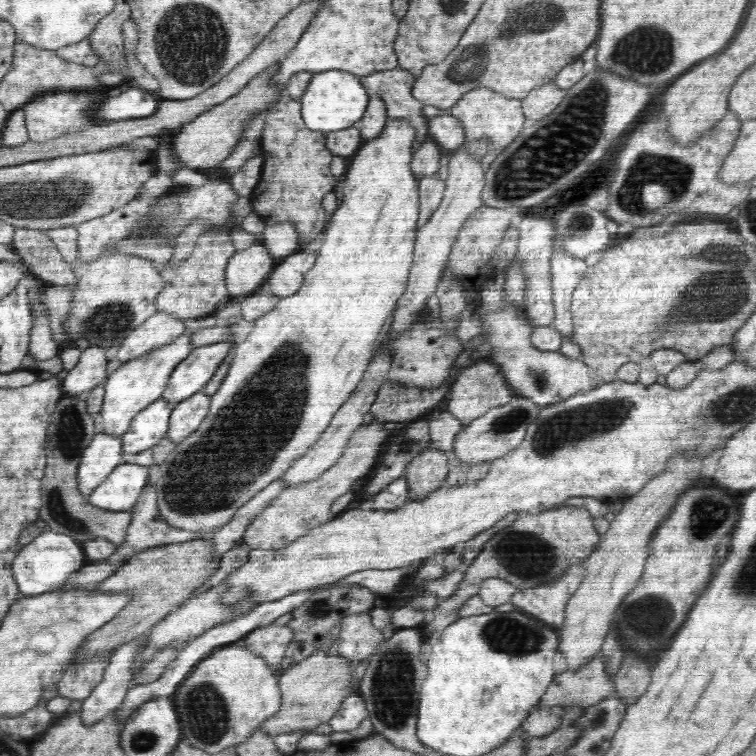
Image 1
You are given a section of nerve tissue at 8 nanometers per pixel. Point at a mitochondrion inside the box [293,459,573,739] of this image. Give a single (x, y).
(393, 697)

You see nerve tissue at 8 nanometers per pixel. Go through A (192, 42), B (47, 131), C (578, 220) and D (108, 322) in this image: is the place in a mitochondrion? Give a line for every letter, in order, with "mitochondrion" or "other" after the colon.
A: mitochondrion
B: other
C: mitochondrion
D: mitochondrion

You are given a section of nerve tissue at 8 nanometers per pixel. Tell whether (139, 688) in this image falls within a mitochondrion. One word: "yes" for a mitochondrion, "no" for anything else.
no

